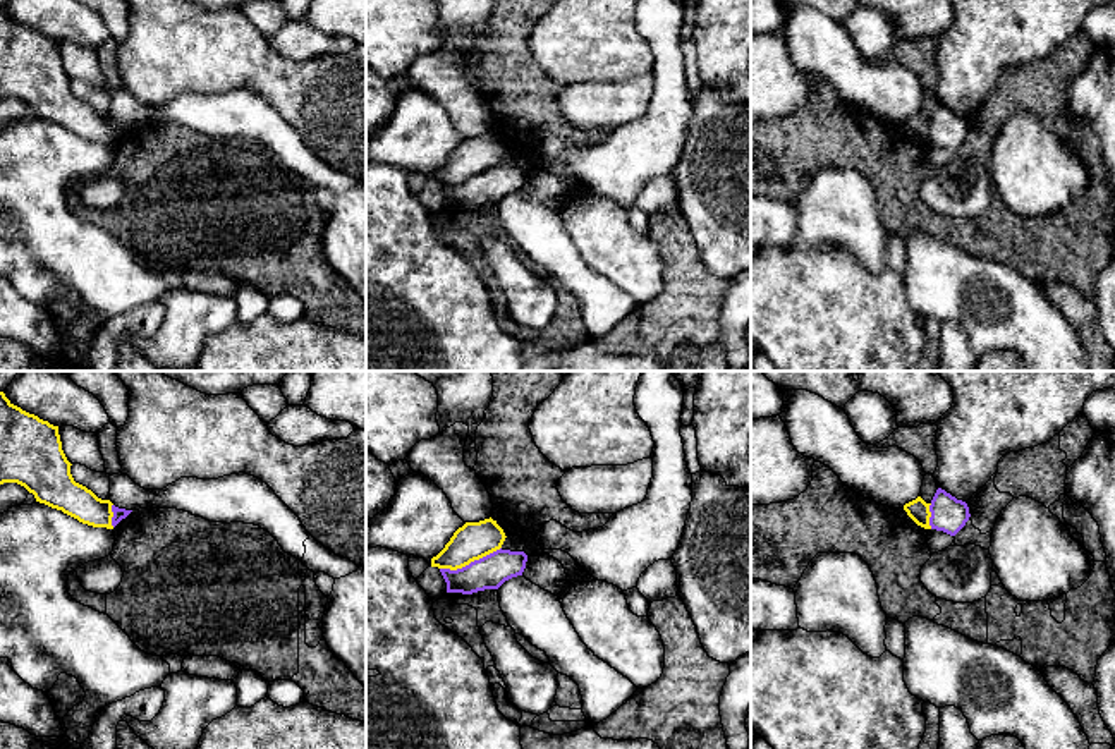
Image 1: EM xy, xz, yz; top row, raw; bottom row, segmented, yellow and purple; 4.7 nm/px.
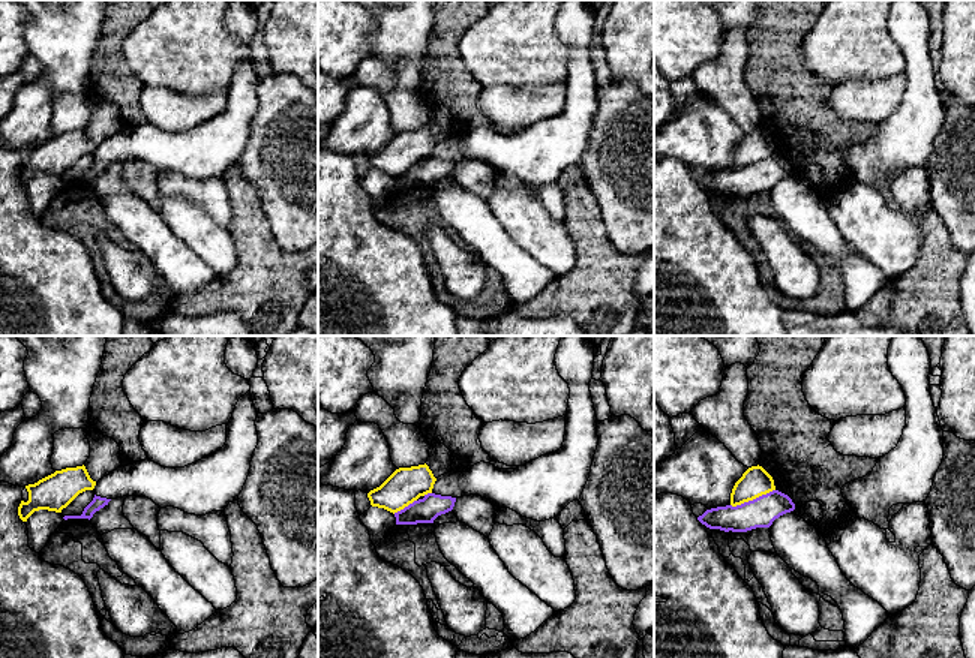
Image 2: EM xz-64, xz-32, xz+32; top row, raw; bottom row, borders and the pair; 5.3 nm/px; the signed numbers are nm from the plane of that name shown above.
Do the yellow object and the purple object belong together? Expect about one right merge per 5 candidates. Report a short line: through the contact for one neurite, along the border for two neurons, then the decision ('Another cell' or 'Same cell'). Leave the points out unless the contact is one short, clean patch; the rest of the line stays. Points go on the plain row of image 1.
Line: xz (500, 162), (461, 182), (440, 184). Another cell

